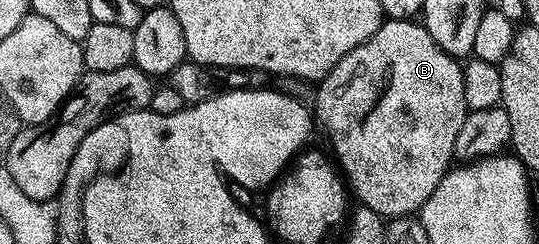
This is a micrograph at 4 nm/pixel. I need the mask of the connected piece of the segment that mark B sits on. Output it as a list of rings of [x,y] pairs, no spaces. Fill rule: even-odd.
[[[388,18],[357,49],[353,49],[345,58],[343,58],[335,68],[318,84],[315,98],[313,100],[313,115],[323,126],[323,131],[327,134],[327,139],[331,142],[331,147],[335,150],[334,158],[349,184],[350,190],[359,198],[358,202],[364,207],[373,209],[378,215],[384,217],[411,217],[418,212],[419,208],[429,201],[433,189],[441,185],[441,181],[447,175],[453,166],[455,159],[455,146],[457,145],[457,133],[461,133],[461,125],[465,125],[465,117],[468,109],[465,105],[465,83],[463,81],[463,69],[460,60],[456,56],[445,53],[429,37],[429,33],[423,28],[422,22],[412,21],[409,19],[392,19]]]

